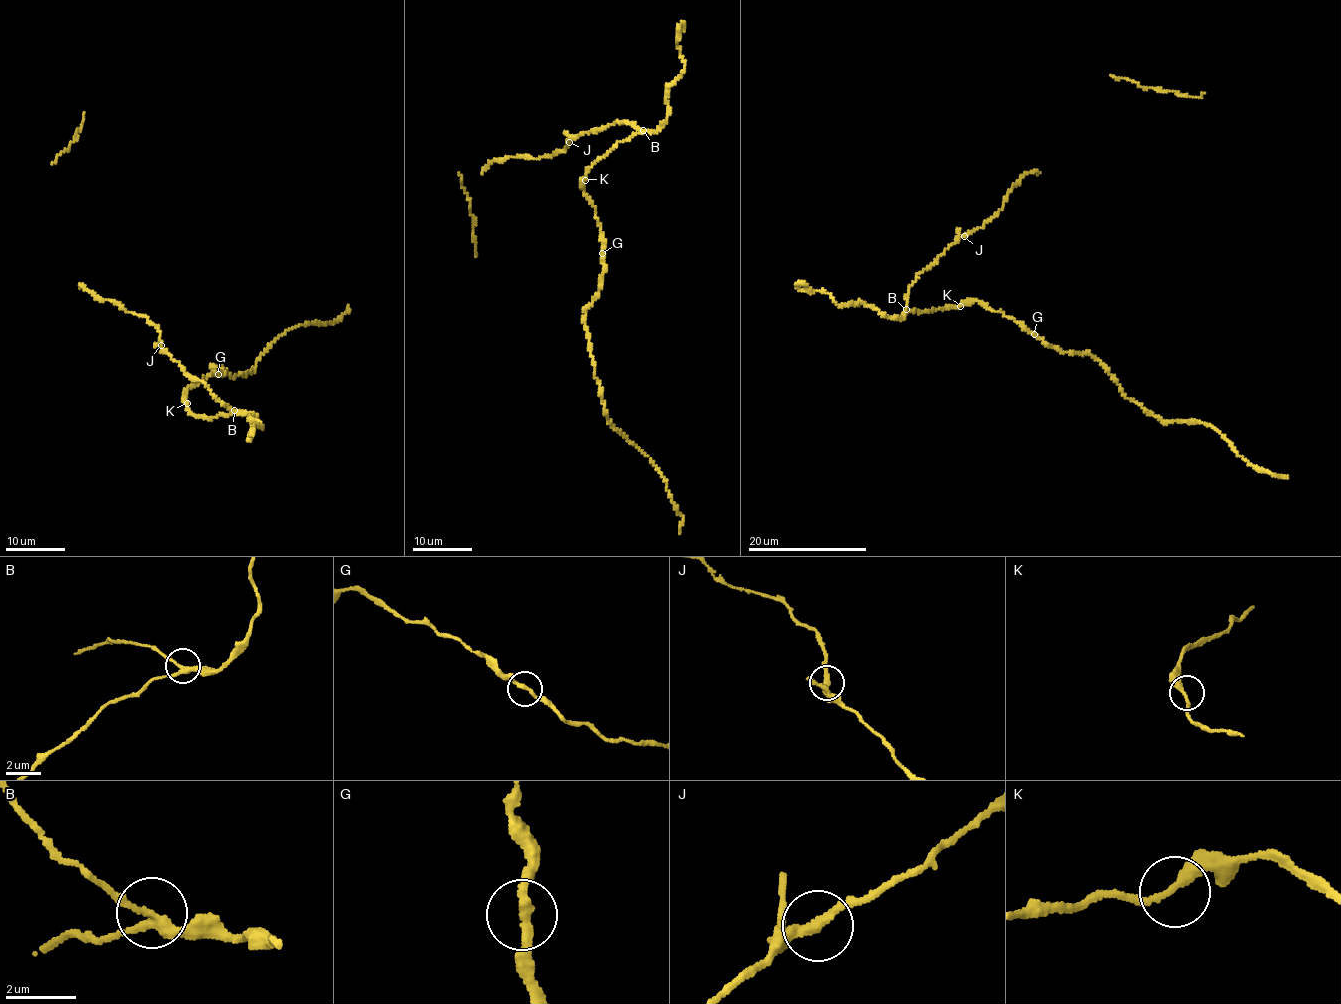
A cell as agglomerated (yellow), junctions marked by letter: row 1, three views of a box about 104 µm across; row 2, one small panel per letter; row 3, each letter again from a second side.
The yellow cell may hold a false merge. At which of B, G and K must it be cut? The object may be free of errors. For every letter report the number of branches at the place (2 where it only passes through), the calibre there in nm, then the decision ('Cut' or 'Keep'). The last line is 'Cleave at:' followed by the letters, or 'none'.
B: Branches: 3. Thickness 240 nm. Cut
G: Branches: 2. Thickness 240 nm. Keep
K: Branches: 2. Thickness 280 nm. Keep
Cleave at: B

